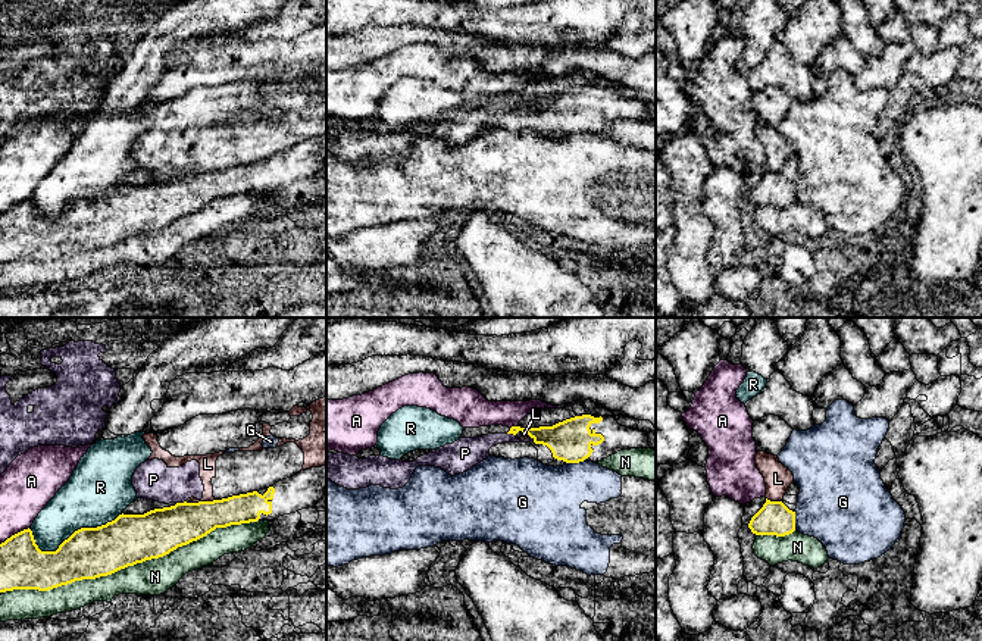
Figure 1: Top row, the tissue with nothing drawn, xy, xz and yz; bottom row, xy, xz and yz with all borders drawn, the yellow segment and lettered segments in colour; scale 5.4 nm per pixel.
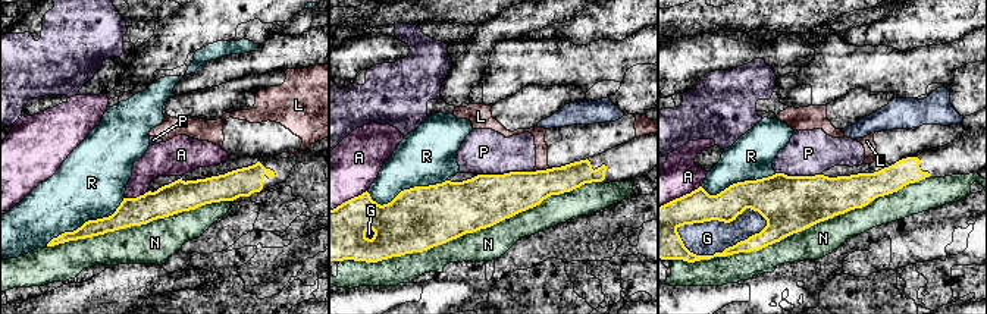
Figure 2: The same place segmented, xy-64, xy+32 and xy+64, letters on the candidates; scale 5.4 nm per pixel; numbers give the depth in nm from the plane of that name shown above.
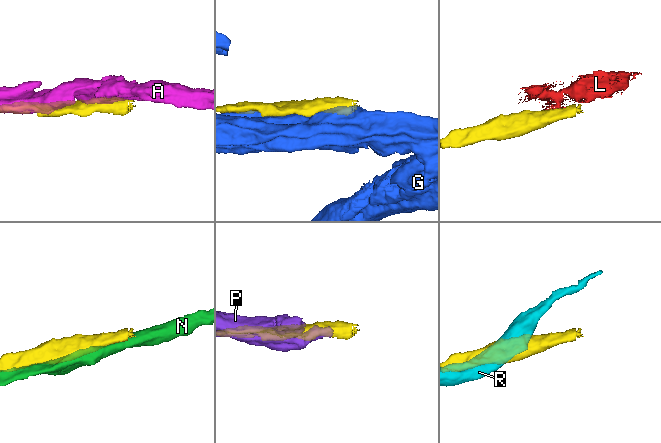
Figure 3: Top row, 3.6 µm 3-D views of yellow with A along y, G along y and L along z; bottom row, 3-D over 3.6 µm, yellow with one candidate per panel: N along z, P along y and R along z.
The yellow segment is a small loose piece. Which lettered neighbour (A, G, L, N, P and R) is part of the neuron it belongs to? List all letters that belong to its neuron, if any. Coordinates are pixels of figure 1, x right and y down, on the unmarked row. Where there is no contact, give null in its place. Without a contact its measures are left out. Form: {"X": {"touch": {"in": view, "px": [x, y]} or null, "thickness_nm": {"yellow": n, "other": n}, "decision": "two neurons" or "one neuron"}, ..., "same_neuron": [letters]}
{"A": {"touch": {"in": "xy", "px": [15, 205]}, "thickness_nm": {"yellow": 260, "other": 280}, "decision": "two neurons"}, "G": {"touch": {"in": "xz", "px": [575, 133]}, "thickness_nm": {"yellow": 220, "other": 360}, "decision": "two neurons"}, "L": {"touch": {"in": "xy", "px": [203, 172]}, "thickness_nm": {"yellow": 240, "other": 100}, "decision": "two neurons"}, "N": {"touch": {"in": "xy", "px": [130, 235]}, "thickness_nm": {"yellow": 280, "other": 200}, "decision": "two neurons"}, "P": {"touch": {"in": "xy", "px": [181, 174]}, "thickness_nm": {"yellow": 260, "other": 220}, "decision": "two neurons"}, "R": {"touch": {"in": "xy", "px": [71, 206]}, "thickness_nm": {"yellow": 280, "other": 320}, "decision": "two neurons"}, "same_neuron": []}

